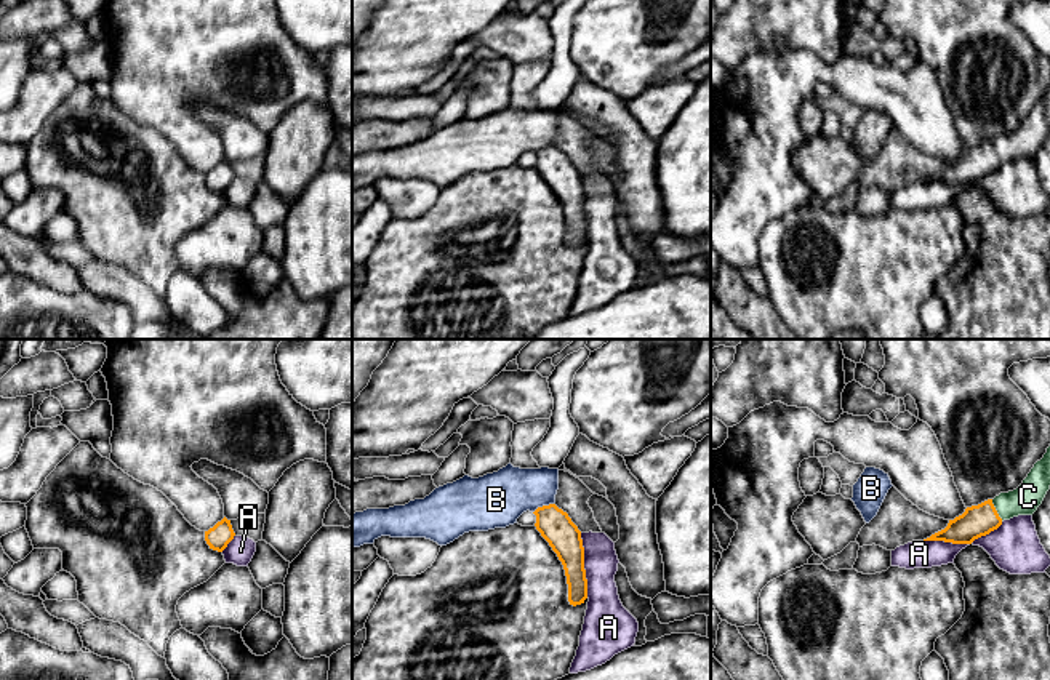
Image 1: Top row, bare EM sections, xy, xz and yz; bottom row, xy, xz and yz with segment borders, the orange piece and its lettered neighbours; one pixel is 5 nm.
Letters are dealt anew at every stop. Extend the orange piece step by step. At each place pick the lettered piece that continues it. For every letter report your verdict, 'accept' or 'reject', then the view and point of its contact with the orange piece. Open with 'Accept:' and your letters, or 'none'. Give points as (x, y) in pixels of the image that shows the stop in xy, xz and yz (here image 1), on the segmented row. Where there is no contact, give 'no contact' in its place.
Accept: C
A: reject | yz (962, 543)
B: reject | xz (543, 506)
C: accept | yz (996, 511)

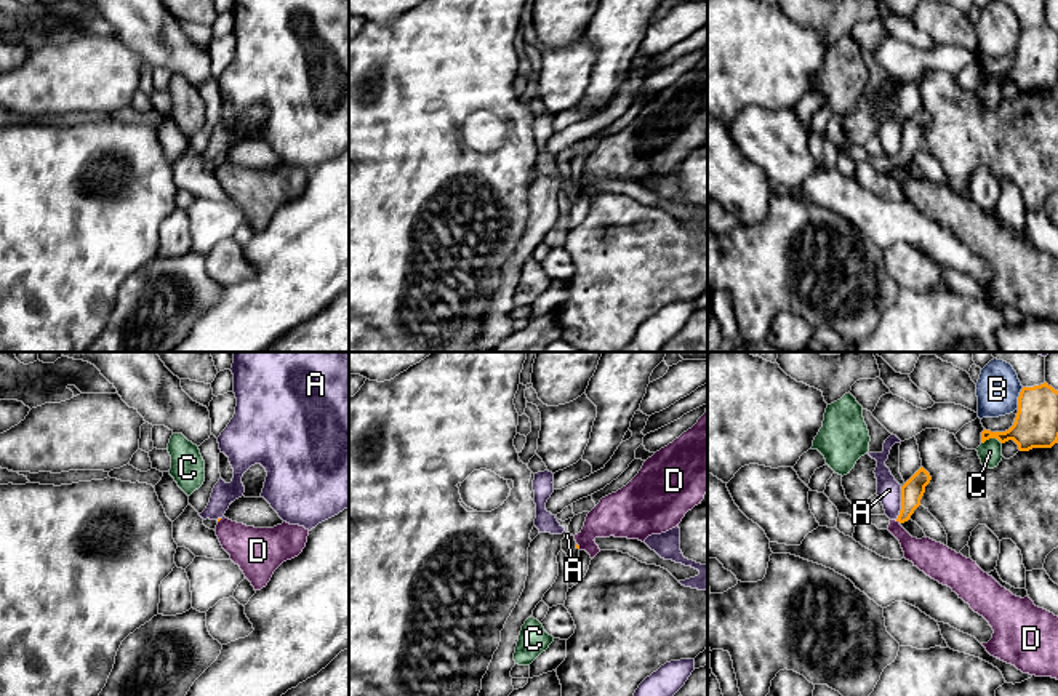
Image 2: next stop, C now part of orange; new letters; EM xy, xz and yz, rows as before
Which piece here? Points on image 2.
Accept: none
A: reject | yz (901, 503)
B: reject | yz (1018, 397)
C: reject | yz (991, 437)
D: reject | yz (898, 520)

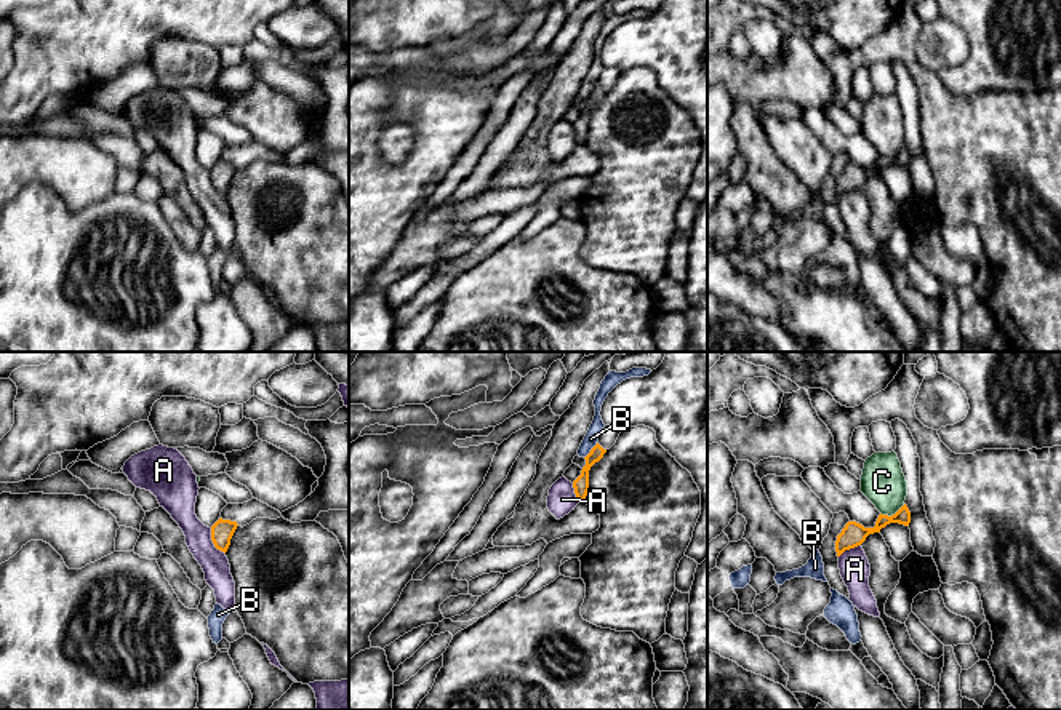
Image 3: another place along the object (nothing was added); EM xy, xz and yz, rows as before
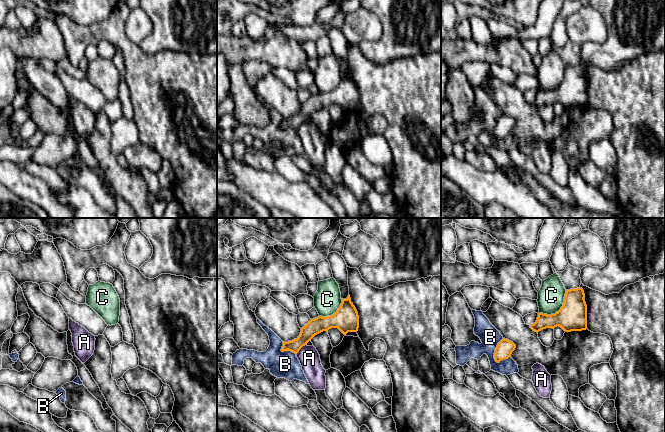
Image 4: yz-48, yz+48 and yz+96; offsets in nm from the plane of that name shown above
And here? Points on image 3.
Accept: B
A: reject | xy (213, 542)
B: accept | xz (591, 451)
C: reject | yz (892, 515)

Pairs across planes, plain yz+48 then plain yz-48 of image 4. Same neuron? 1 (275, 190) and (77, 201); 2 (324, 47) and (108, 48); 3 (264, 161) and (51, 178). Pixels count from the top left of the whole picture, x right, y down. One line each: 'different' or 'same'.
1: same
2: same
3: different

